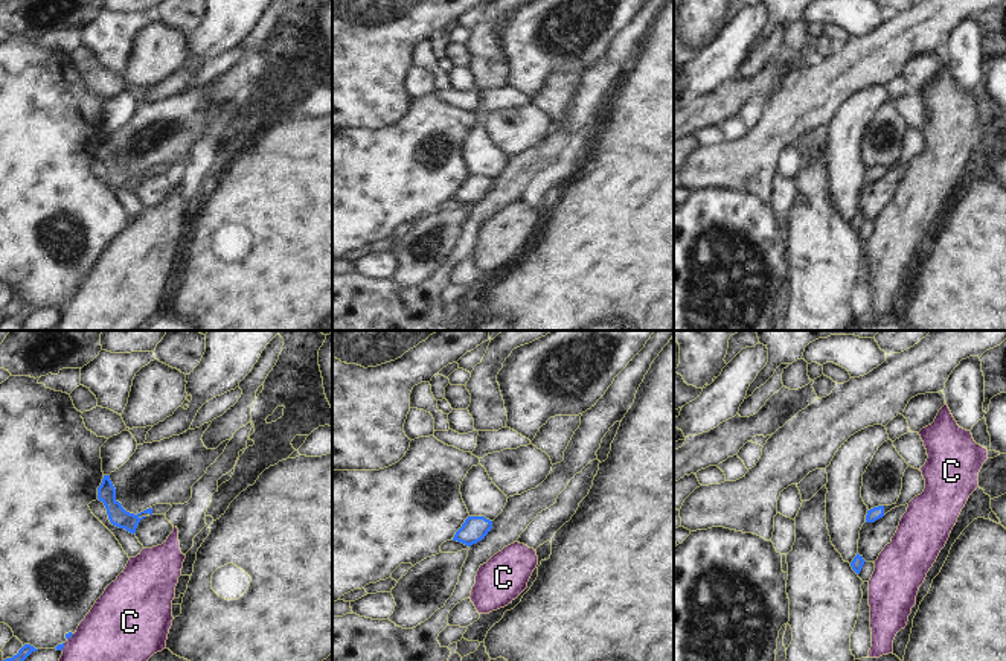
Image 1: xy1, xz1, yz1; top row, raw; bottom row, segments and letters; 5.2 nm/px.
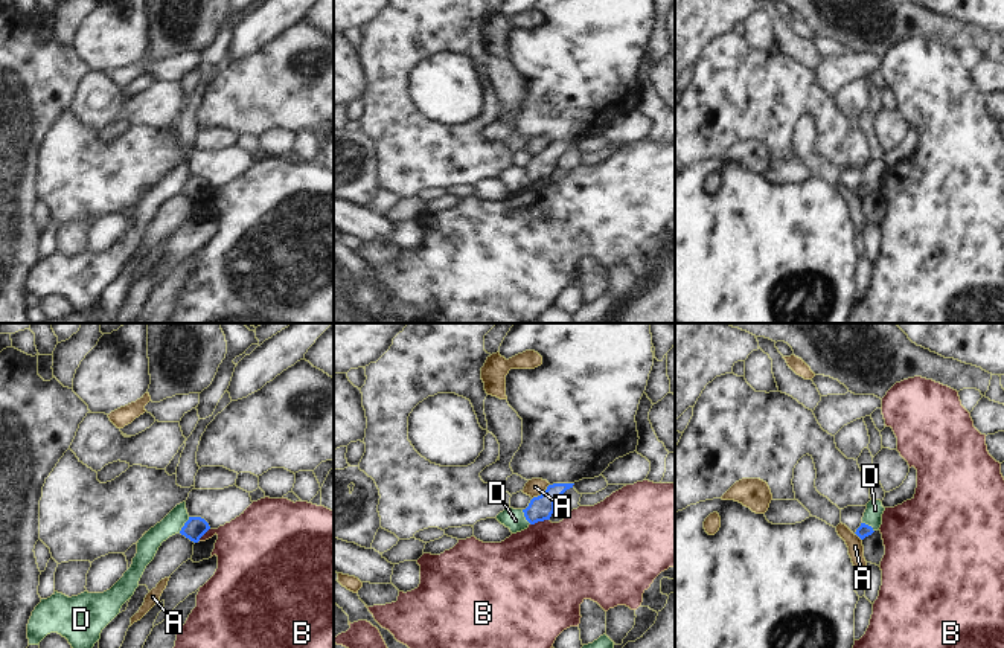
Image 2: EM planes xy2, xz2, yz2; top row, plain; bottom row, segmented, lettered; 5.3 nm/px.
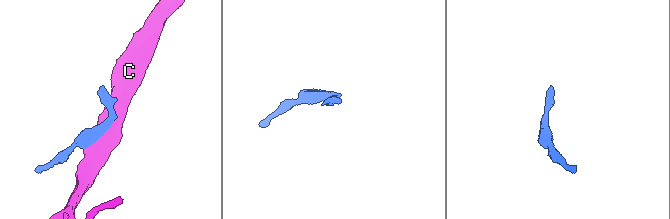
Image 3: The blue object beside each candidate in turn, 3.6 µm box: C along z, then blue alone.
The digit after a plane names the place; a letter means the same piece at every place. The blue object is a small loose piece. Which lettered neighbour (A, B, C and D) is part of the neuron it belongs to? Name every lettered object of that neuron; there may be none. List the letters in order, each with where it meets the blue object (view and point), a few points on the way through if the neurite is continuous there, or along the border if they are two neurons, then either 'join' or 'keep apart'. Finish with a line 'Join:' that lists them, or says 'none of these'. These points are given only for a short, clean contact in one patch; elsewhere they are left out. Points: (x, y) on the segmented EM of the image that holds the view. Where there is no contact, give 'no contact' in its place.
A: contact xz2 (543, 493); keep apart
B: contact xz2 (540, 520); border xz2 (549, 519), (530, 525); keep apart
C: contact xy1 (63, 646); keep apart
D: contact xy2 (185, 525); border xy2 (189, 517), (179, 532); keep apart
Join: none of these

